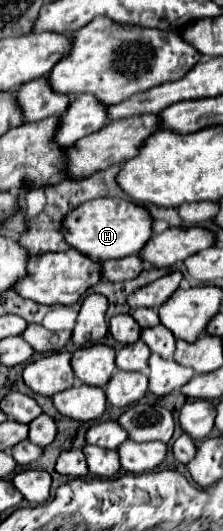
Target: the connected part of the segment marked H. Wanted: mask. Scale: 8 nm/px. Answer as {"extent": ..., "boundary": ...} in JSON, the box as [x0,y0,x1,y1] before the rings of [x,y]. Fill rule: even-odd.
{"extent":[61,198,151,262],"boundary":[[[99,198],[81,204],[63,218],[61,234],[65,242],[77,252],[85,254],[93,262],[105,262],[111,258],[123,258],[137,254],[151,238],[151,216],[143,206],[137,206],[123,198]]]}

